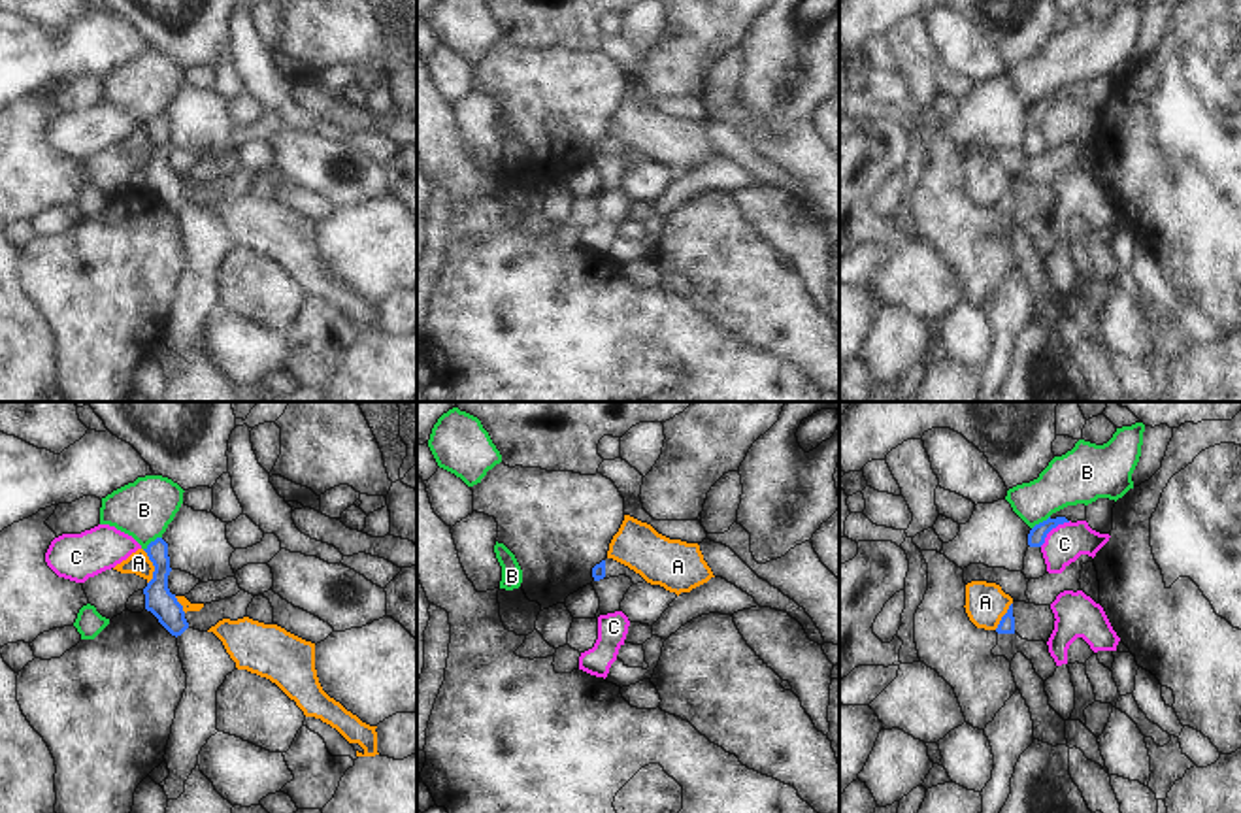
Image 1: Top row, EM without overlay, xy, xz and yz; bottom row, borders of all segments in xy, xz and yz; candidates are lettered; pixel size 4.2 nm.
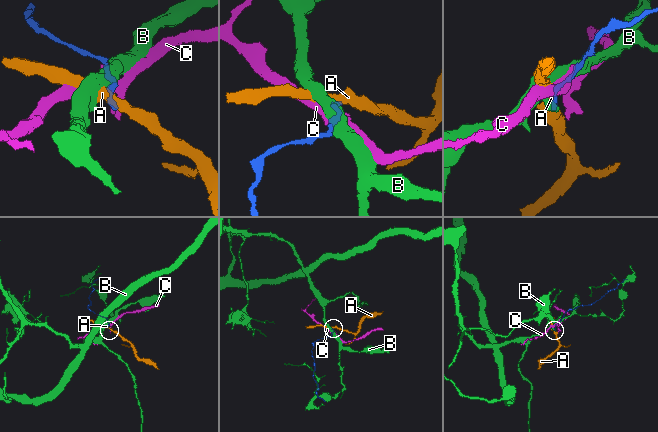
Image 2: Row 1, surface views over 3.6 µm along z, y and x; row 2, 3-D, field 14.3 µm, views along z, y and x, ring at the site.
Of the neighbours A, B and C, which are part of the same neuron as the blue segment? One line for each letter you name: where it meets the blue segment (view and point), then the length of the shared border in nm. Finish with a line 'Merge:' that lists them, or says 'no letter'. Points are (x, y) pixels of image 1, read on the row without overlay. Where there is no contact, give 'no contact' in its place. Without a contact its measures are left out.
Merge: no letter

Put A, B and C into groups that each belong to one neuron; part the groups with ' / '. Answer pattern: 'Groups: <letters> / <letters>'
Groups: A / B / C.

